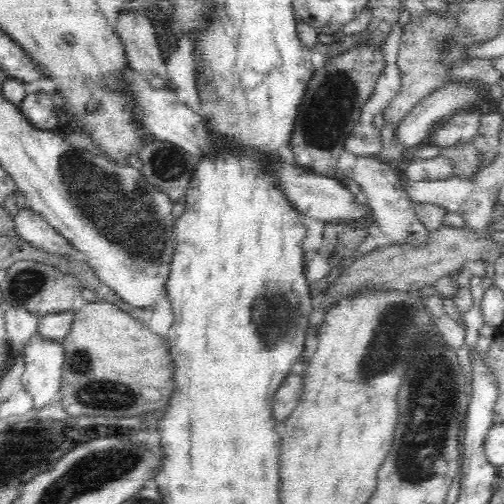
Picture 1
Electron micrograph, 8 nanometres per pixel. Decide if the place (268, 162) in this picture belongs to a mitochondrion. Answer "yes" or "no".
no

